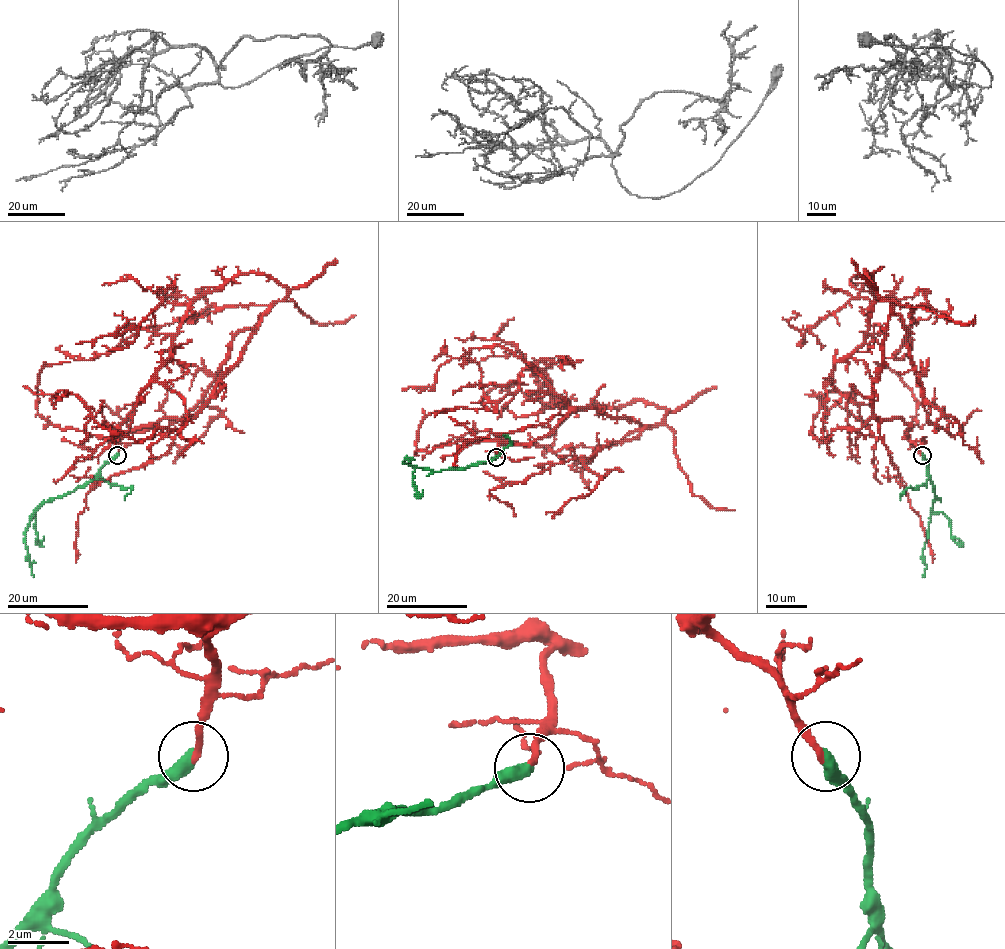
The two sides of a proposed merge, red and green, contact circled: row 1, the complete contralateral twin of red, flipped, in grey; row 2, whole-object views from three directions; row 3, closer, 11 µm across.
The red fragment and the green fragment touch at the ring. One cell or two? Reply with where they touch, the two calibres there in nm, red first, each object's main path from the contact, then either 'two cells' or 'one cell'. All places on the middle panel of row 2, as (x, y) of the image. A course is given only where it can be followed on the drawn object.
place (496, 457); calibres 220 and 440 nm; course red (496, 457), (575, 408), (652, 426), (667, 411), (575, 410), (535, 367), (490, 401), (478, 363), (460, 364); course green (496, 457), (484, 463), (439, 471), (404, 463), (407, 458), (409, 461), (412, 458); one cell

